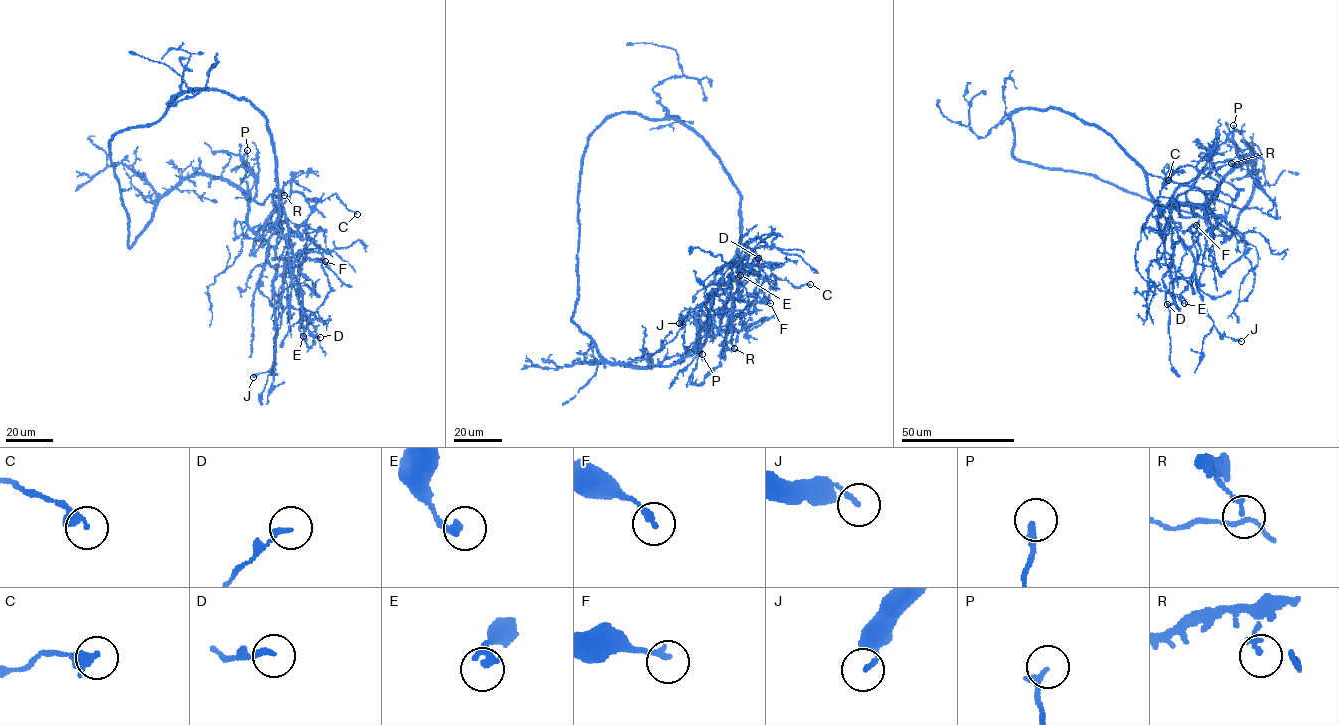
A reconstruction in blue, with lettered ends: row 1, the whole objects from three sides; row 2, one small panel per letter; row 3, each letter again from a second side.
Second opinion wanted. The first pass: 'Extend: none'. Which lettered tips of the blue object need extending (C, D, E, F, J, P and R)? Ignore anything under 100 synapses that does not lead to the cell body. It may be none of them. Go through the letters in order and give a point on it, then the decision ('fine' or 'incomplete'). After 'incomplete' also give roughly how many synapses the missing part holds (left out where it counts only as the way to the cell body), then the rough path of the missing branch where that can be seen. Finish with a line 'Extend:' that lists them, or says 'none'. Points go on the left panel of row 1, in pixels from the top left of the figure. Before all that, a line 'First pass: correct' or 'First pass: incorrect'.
First pass: correct
C: place (357, 214); fine
D: place (320, 337); fine
E: place (303, 336); fine
F: place (325, 261); fine
J: place (253, 377); fine
P: place (247, 150); fine
R: place (284, 195); fine
Extend: none

